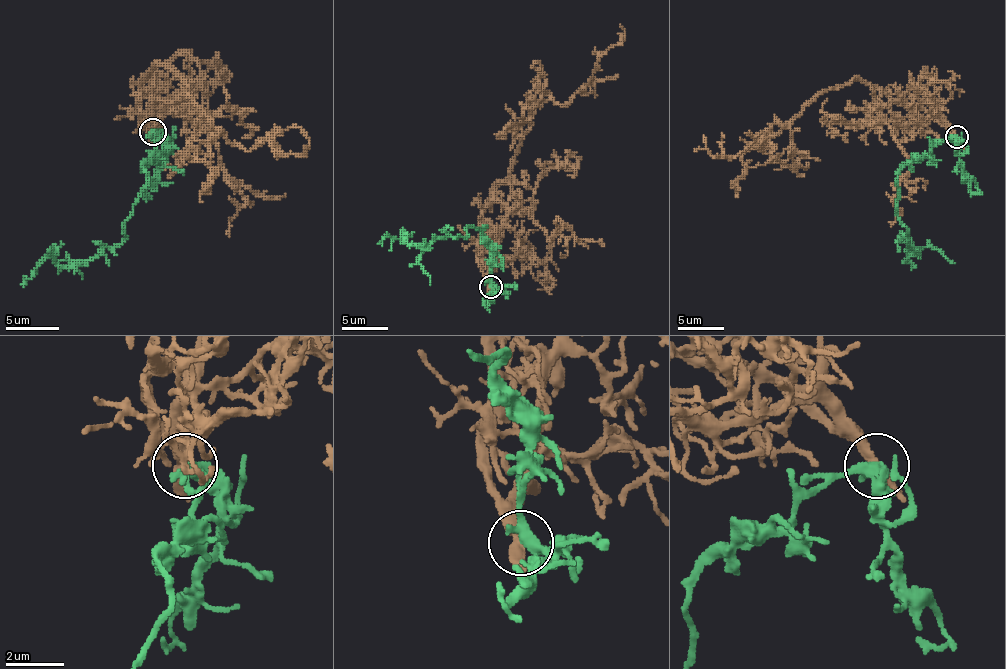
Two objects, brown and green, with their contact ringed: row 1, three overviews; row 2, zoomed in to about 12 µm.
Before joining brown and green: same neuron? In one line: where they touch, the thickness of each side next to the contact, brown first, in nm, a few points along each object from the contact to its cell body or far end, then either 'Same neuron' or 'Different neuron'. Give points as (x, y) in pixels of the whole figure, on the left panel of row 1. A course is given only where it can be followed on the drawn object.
Place: (152, 132). Thickness 320 nm (brown) against 400 nm. Course of brown: (152, 132), (138, 100), (157, 66), (248, 151), (264, 138), (277, 154), (301, 154), (301, 130). Course of green: (152, 132), (154, 154), (144, 167), (146, 188), (125, 223), (120, 244), (72, 266), (48, 258), (21, 284). Different neuron

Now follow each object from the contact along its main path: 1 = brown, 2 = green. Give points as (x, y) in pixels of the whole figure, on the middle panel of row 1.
1: (490, 287), (478, 253), (483, 209), (508, 175), (535, 104), (565, 104), (624, 36), (618, 33)
2: (490, 287), (492, 246), (483, 234), (485, 228), (467, 228), (462, 237), (421, 244), (387, 237), (378, 244)

